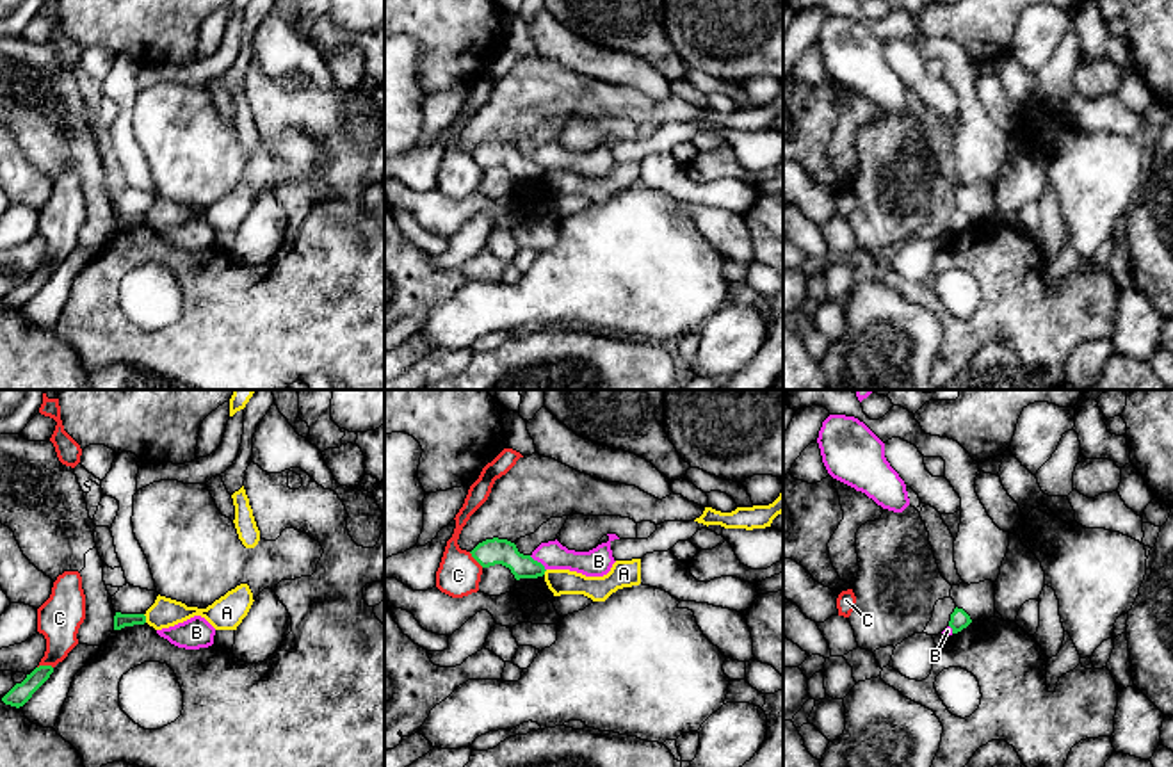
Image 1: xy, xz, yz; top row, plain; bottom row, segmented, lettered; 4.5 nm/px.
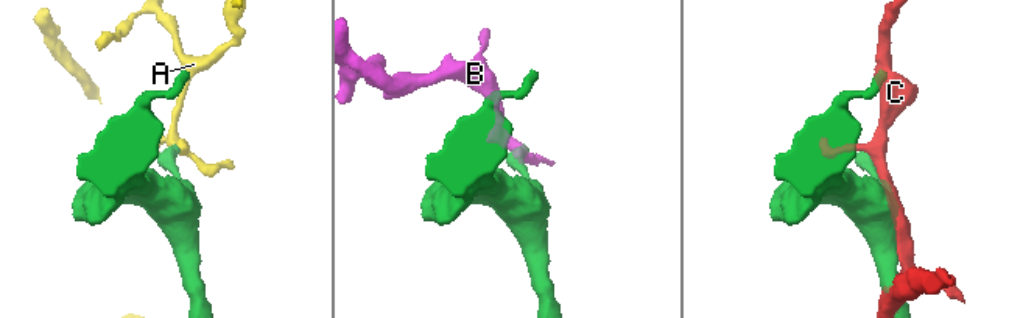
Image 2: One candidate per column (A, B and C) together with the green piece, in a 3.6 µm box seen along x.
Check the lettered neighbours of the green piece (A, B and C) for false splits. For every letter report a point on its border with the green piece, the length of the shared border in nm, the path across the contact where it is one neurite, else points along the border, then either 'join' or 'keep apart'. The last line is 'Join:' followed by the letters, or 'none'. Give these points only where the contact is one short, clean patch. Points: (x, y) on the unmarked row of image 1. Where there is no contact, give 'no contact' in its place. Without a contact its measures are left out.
A: xy (145, 219) | 40 nm | keep apart
B: xz (536, 162) | 100 nm | along xz (529, 157), (545, 171) | keep apart
C: xy (45, 267) | 70 nm | keep apart
Join: none

